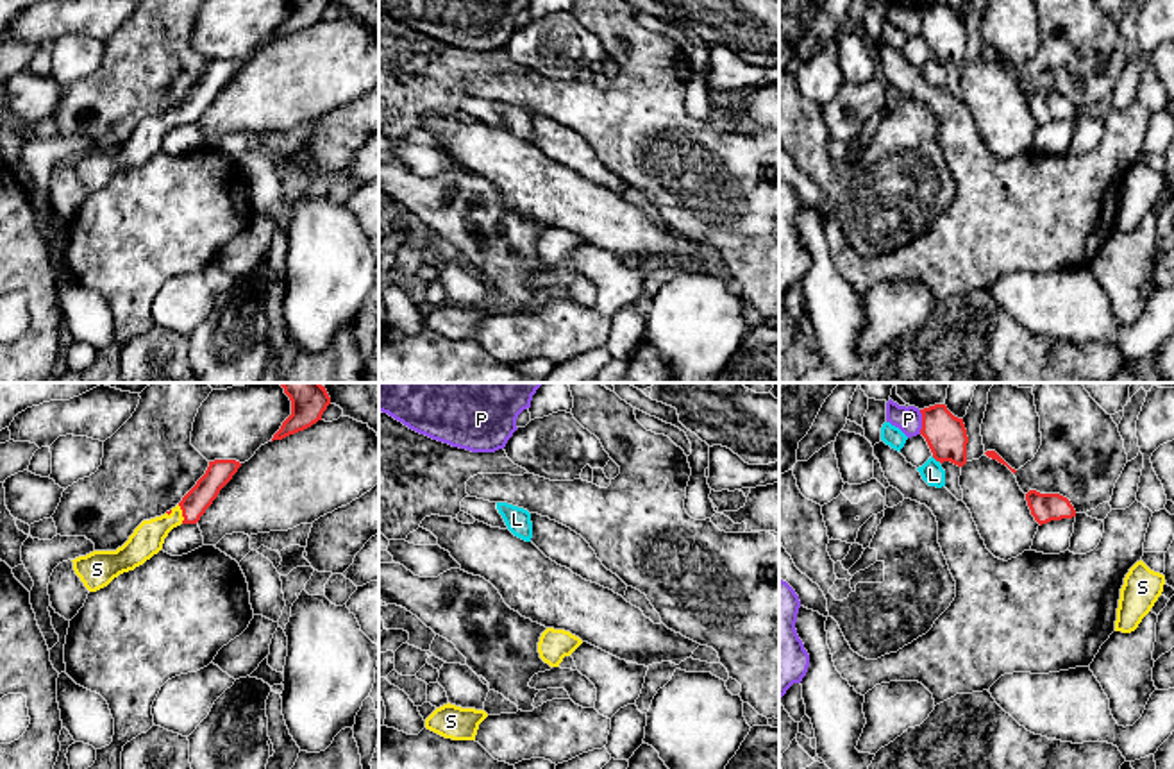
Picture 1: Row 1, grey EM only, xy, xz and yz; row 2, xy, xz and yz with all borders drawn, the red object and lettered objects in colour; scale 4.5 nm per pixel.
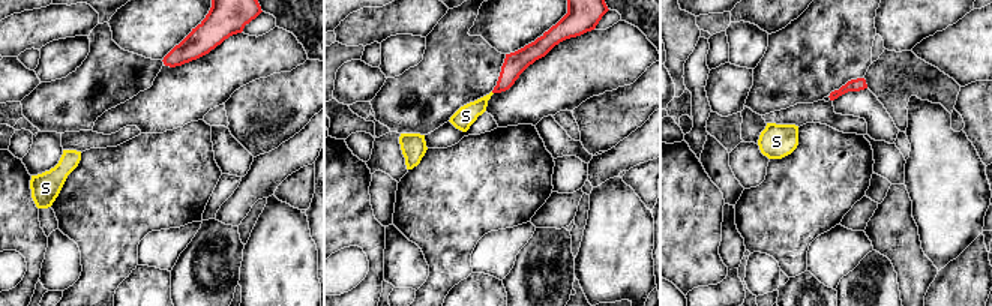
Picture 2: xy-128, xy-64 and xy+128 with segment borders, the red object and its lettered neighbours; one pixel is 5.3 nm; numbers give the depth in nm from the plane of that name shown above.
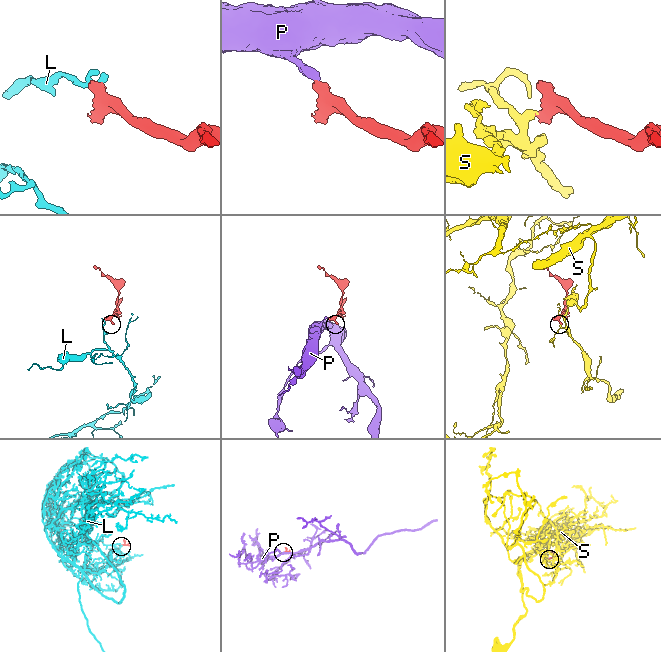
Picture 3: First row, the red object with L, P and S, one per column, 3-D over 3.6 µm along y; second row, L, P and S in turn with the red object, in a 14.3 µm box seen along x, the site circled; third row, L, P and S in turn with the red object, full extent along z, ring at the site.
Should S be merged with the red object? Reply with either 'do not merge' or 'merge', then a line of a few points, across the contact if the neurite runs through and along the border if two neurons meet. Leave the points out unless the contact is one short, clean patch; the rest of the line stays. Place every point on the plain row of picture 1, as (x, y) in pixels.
merge | xy (193, 104), (183, 113), (159, 126), (149, 136)

